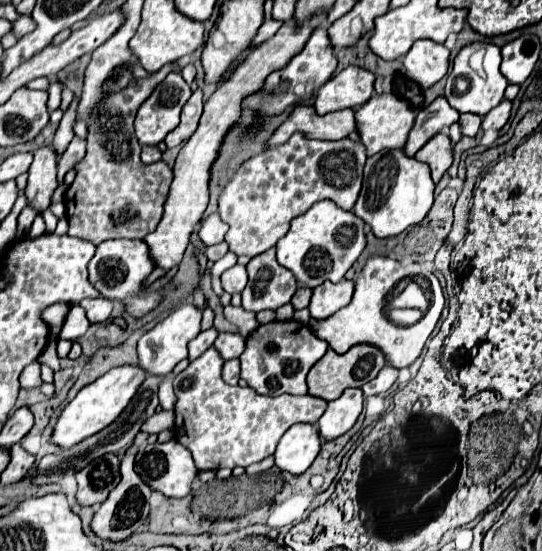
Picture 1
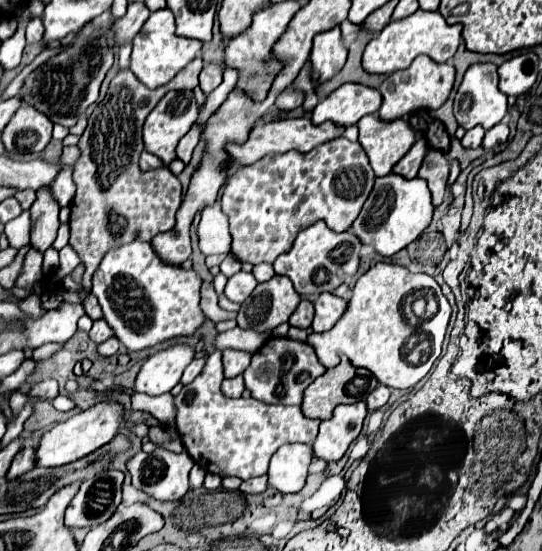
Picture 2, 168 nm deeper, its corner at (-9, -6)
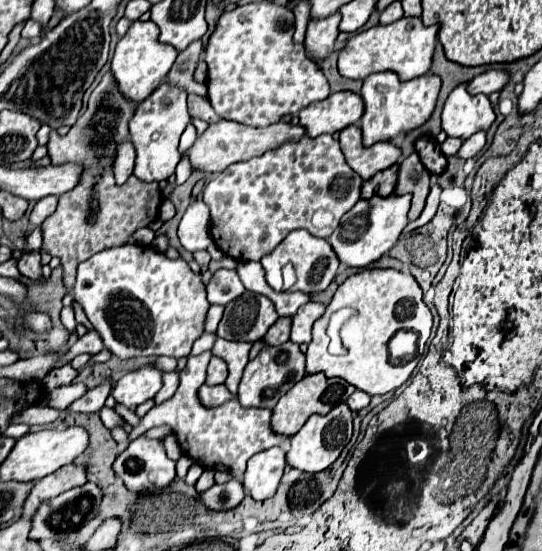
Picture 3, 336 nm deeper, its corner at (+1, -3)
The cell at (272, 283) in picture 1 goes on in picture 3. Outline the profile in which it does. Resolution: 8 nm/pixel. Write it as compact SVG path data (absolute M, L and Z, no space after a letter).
M243 292L237 300L225 306L217 336L253 344L265 336L265 332L277 322L277 318L279 316L269 298L255 292Z

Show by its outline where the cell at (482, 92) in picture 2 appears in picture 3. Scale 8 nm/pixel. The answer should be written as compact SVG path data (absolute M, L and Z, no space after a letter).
M459 84L447 98L443 108L443 130L451 138L467 140L479 130L487 130L495 120L495 112L485 94L471 96L467 84Z

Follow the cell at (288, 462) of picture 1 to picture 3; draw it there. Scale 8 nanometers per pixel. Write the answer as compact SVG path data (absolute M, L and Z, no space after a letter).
M277 446L249 458L247 470L241 478L245 494L249 494L253 500L271 498L281 482L283 468L285 468L285 450Z

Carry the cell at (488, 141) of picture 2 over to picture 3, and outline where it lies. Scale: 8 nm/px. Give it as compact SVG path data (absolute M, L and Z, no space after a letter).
M477 132L463 142L463 146L457 152L457 158L463 158L463 160L473 158L477 152L481 152L483 146L485 146L485 132Z

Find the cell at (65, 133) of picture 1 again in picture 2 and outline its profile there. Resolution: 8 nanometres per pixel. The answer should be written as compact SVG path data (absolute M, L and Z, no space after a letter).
M61 163L61 171L57 173L57 177L53 181L53 195L55 195L57 203L61 203L61 207L71 203L71 199L75 195L75 183L73 183L73 169L69 165Z

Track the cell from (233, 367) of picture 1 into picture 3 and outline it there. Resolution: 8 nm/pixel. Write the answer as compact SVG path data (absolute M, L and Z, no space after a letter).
M203 384L199 388L199 402L205 406L205 408L211 408L211 406L221 406L223 402L227 400L233 400L235 396L225 388L225 384L219 384L219 386L207 386Z

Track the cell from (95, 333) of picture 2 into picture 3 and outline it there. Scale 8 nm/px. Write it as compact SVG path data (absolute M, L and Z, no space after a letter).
M95 330L93 332L87 332L83 338L79 338L59 360L55 360L55 364L53 364L53 368L61 368L61 366L65 366L65 364L69 364L75 356L79 356L79 354L89 354L89 356L93 356L93 354L97 354L97 352L101 352L103 350L103 344L101 344L101 338L95 334Z

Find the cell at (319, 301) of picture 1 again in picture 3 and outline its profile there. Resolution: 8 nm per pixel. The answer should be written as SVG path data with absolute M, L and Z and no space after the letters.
M307 302L307 304L303 304L297 310L297 314L293 316L289 340L293 340L295 344L309 344L309 340L311 340L311 326L313 326L313 322L323 312L325 312L325 306L319 304L319 302Z

